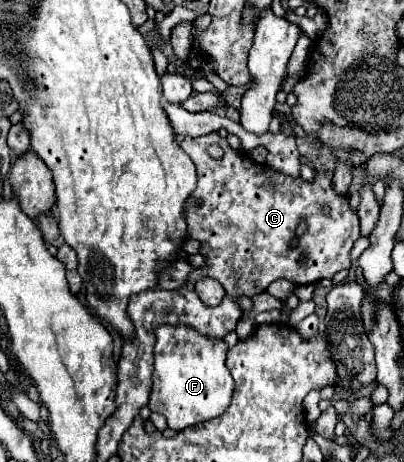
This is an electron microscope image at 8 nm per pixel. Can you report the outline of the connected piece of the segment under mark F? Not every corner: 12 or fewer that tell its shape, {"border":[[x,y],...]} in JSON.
{"border":[[156,329],[150,411],[182,431],[232,401],[228,345]]}

